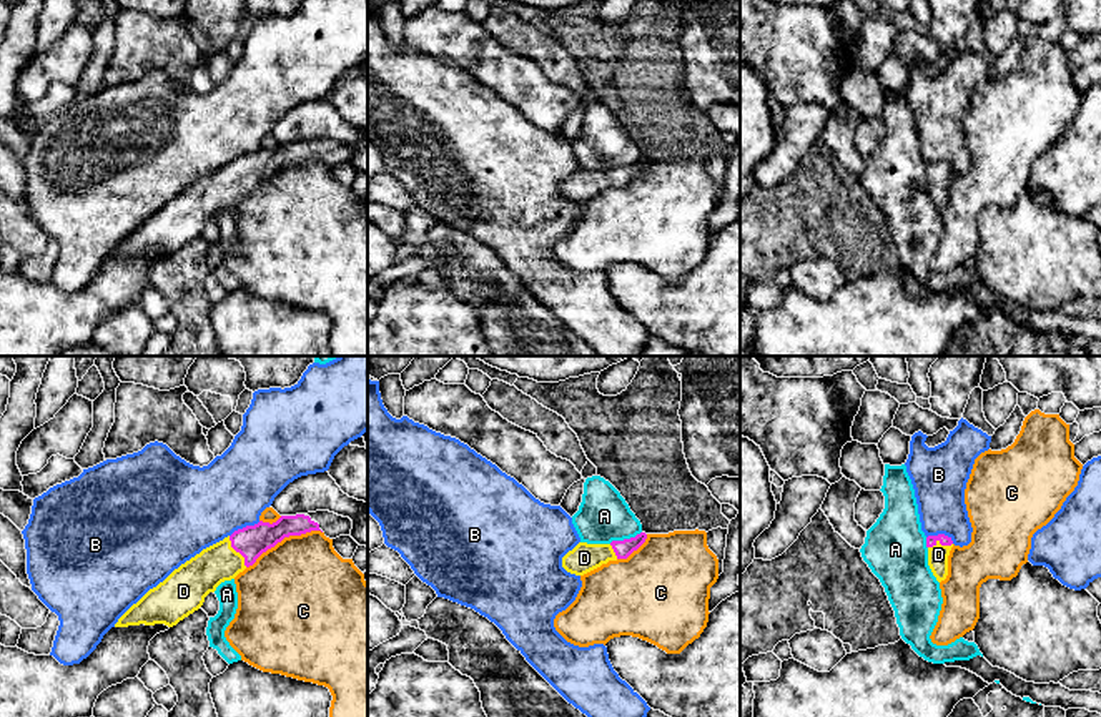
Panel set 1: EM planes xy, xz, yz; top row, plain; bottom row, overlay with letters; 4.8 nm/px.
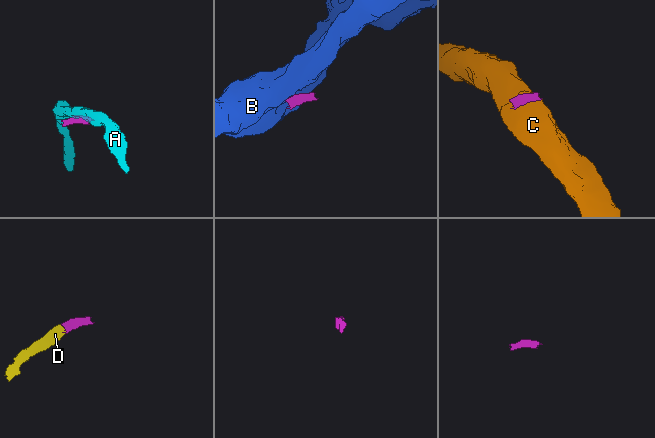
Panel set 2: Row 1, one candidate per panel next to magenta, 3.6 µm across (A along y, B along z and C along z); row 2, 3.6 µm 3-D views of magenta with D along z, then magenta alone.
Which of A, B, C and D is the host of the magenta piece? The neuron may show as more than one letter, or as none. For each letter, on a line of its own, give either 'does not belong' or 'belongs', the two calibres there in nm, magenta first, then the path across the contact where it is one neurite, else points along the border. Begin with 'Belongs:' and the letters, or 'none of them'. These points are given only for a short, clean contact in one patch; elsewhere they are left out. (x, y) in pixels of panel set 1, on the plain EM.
Belongs: D
A: does not belong; calibres 90 and 260 nm; border xz (641, 158), (609, 170)
B: does not belong; calibres 160 and 380 nm; border xy (260, 148), (238, 155), (230, 163)
C: does not belong; calibres 160 and 480 nm; border xy (321, 158), (285, 163), (246, 195)
D: belongs; calibres 160 and 190 nm; way xy (251, 168), (236, 178), (202, 202)

